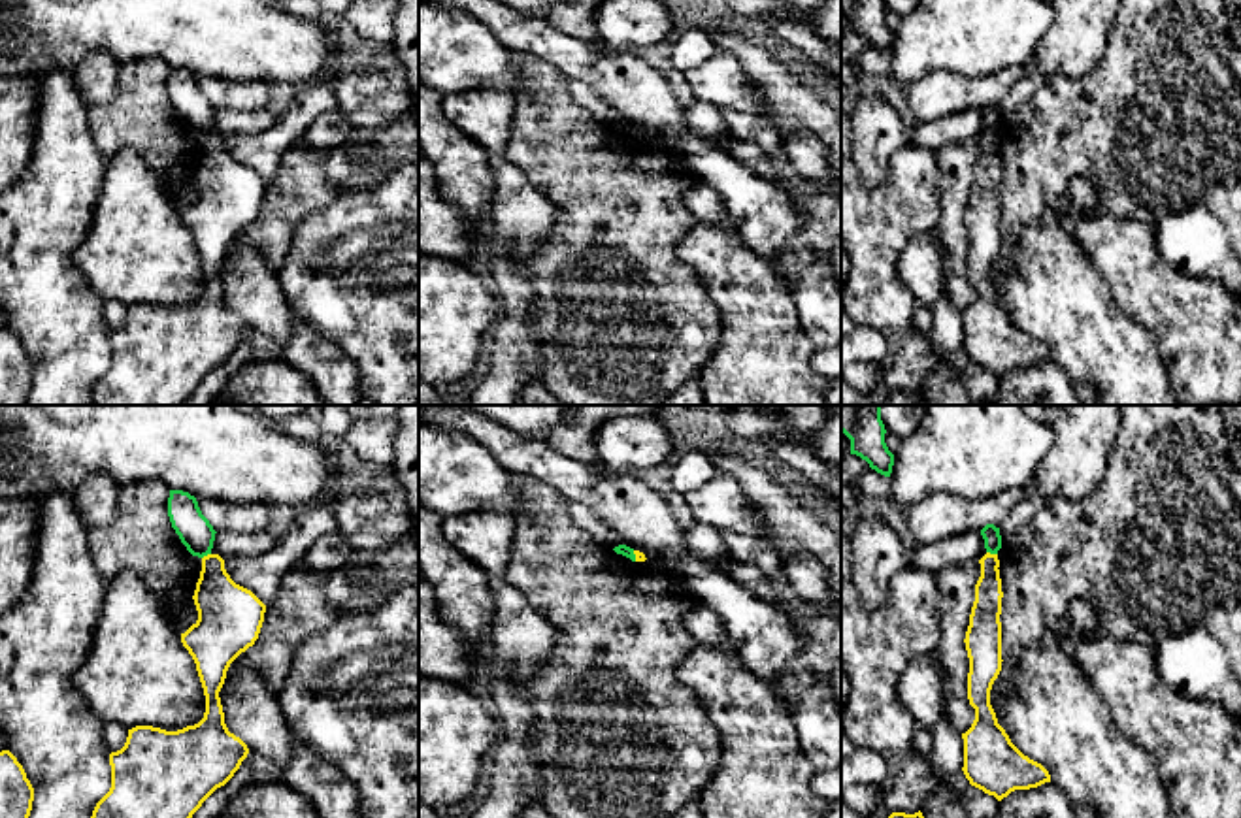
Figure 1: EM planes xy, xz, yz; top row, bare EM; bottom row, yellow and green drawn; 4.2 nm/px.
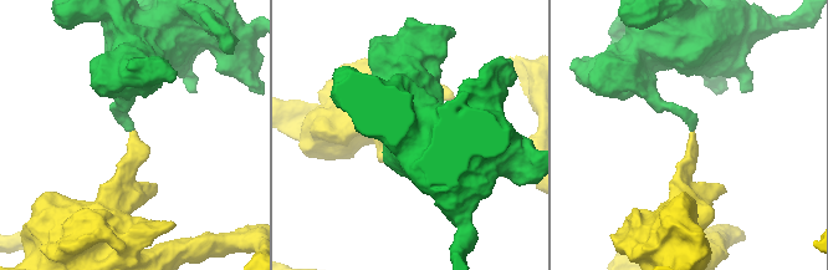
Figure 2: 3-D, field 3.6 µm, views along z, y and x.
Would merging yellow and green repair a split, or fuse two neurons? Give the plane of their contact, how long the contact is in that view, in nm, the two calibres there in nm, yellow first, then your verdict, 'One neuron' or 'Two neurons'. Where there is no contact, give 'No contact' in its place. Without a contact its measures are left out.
Touches yellow in yz. Shared border 50 nm. Thickness 130 nm (yellow) against 80 nm. Two neurons

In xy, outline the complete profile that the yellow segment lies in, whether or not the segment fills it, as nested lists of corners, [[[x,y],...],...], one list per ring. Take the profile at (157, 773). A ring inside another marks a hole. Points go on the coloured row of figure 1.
[[[219,554],[202,558],[192,599],[198,620],[181,643],[204,688],[204,718],[177,731],[128,729],[124,746],[109,754],[111,788],[91,818],[192,818],[249,754],[224,724],[219,692],[230,663],[258,639],[266,605],[230,579]]]

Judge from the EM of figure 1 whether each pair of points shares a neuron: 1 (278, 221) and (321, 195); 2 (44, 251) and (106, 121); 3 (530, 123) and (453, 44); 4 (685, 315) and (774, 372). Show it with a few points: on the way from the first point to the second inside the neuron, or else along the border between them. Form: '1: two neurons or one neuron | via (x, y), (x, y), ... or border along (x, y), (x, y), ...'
1: one neuron | via (289, 210), (304, 195), (310, 195)
2: two neurons | border along (85, 108), (89, 132), (104, 159)
3: two neurons | border along (510, 51), (521, 83), (517, 95)
4: two neurons | border along (708, 294), (719, 317), (719, 342), (694, 376)

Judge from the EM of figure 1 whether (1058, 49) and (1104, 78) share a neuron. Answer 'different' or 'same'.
different

